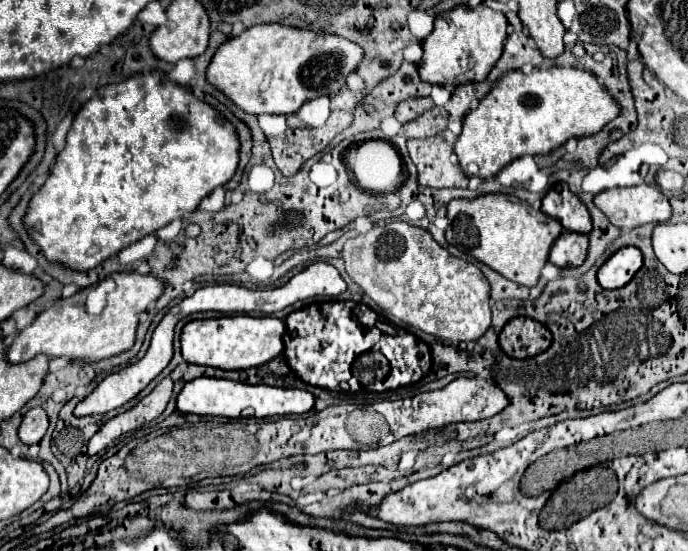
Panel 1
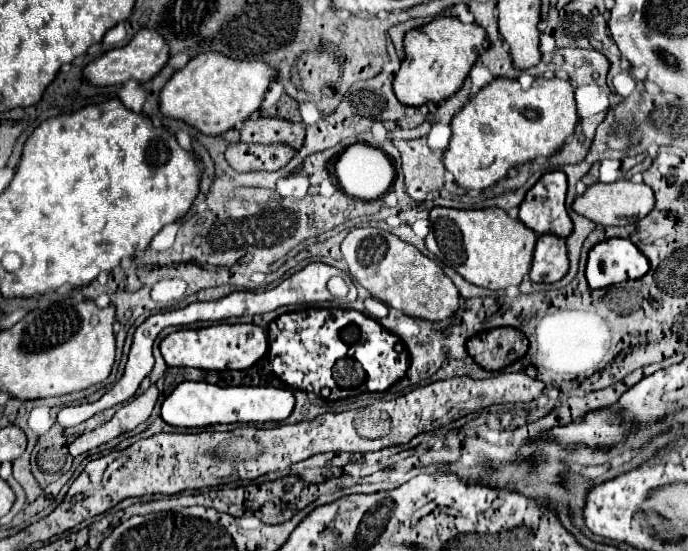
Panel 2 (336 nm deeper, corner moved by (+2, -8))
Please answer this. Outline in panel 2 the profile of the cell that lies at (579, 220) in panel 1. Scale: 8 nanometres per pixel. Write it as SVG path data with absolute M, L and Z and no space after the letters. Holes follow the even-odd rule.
M561 170L543 174L521 202L519 220L535 234L567 238L571 234L571 218L565 210L565 192L567 178Z

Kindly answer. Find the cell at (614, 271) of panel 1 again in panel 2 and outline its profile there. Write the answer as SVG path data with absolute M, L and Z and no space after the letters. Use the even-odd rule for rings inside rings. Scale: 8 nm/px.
M609 238L589 250L585 274L589 288L605 288L629 278L641 278L647 270L649 260L631 240Z

